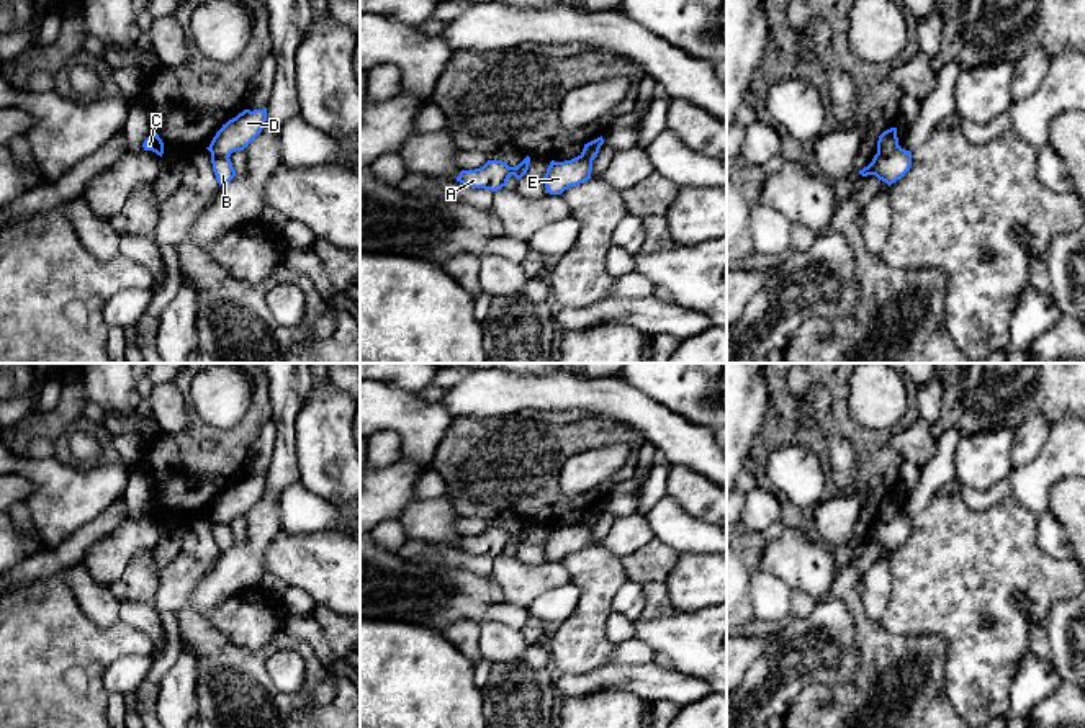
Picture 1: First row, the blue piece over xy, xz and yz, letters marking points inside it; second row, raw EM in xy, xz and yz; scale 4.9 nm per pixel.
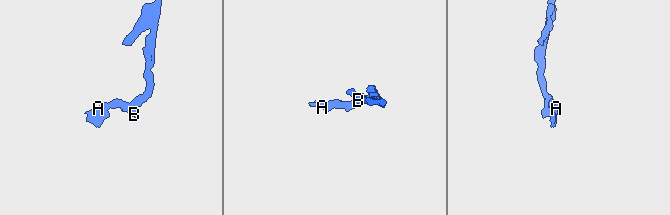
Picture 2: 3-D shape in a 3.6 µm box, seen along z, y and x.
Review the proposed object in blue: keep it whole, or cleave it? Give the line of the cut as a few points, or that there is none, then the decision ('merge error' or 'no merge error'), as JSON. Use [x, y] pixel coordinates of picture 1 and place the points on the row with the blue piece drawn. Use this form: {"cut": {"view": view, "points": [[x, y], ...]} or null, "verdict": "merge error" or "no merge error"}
{"cut": {"view": "xy", "points": [[208, 148], [213, 154], [228, 157]]}, "verdict": "merge error"}

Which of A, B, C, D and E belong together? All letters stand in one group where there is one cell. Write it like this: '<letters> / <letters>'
A B C E / D

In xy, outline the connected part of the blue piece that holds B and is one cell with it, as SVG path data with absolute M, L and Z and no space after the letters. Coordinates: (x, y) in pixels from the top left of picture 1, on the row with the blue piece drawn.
M211 154L211 164L219 186L229 183L236 177L236 170L229 157Z

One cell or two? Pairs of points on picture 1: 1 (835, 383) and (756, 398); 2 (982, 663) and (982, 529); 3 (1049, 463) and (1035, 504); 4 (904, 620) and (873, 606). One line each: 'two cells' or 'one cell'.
1: two cells
2: one cell
3: one cell
4: two cells

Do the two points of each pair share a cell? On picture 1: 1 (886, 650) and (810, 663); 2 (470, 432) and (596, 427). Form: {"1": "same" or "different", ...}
{"1": "different", "2": "same"}

